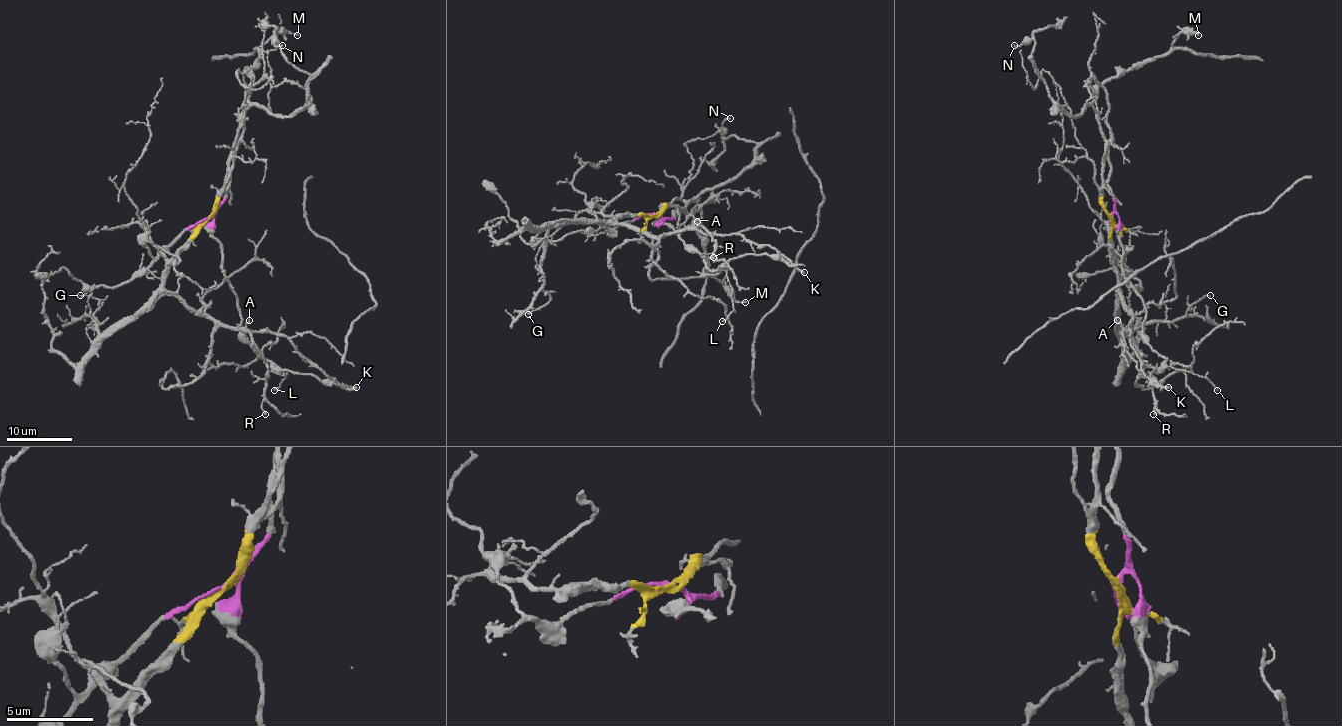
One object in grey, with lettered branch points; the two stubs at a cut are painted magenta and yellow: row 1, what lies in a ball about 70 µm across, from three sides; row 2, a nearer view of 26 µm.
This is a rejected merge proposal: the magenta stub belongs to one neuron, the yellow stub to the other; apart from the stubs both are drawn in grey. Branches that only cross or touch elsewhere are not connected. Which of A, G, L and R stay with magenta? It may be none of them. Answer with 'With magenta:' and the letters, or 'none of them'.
With magenta: L

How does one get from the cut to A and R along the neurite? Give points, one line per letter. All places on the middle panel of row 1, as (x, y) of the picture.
A: (656, 215), (622, 215), (612, 221), (632, 224), (648, 236), (666, 236), (690, 229), (697, 221)
R: (656, 215), (622, 215), (612, 221), (632, 224), (648, 236), (702, 226), (715, 242), (713, 257)

